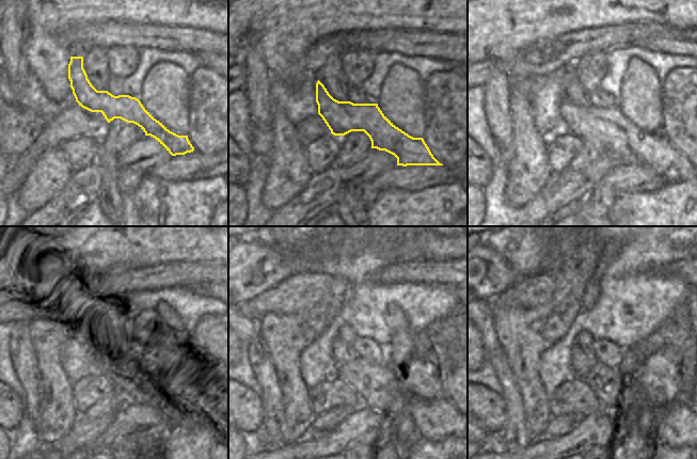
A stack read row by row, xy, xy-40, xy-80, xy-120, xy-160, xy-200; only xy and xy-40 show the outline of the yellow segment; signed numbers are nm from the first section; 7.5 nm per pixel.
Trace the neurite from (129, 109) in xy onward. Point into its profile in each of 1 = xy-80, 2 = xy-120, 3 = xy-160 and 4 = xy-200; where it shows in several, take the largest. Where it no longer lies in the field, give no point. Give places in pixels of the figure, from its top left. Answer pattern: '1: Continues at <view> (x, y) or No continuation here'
1: Continues at xy-80 (606, 129)
2: Continues at xy-120 (137, 381)
3: Continues at xy-160 (379, 386)
4: Continues at xy-200 (677, 424)

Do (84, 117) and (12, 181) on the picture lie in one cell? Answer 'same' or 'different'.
same

